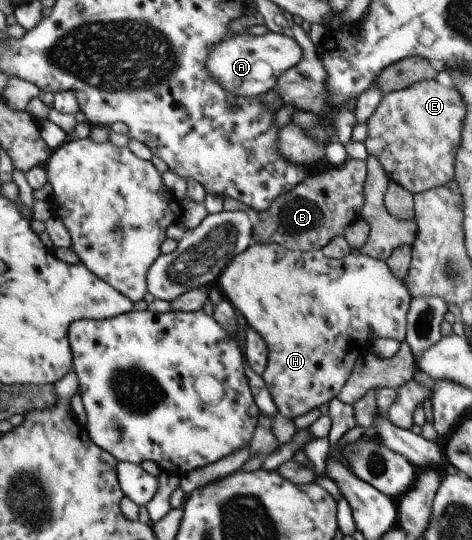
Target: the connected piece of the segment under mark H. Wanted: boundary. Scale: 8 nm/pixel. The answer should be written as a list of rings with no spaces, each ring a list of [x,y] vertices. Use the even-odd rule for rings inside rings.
[[[257,242],[239,256],[232,257],[232,261],[223,271],[216,285],[220,294],[234,304],[236,310],[263,336],[263,340],[267,342],[267,346],[269,346],[269,362],[262,378],[268,392],[277,403],[279,414],[285,416],[287,419],[293,420],[297,416],[302,416],[315,408],[323,410],[329,400],[335,398],[341,392],[345,380],[351,374],[351,368],[353,368],[355,360],[359,360],[369,350],[369,345],[371,344],[369,338],[371,336],[373,338],[390,338],[391,340],[400,342],[402,345],[404,344],[406,314],[410,301],[409,293],[407,292],[407,288],[403,286],[403,283],[395,280],[395,276],[389,272],[386,261],[361,256],[361,254],[355,256],[355,254],[351,253],[342,258],[331,259],[324,256],[321,250],[299,252],[283,248],[279,243],[263,244]]]

